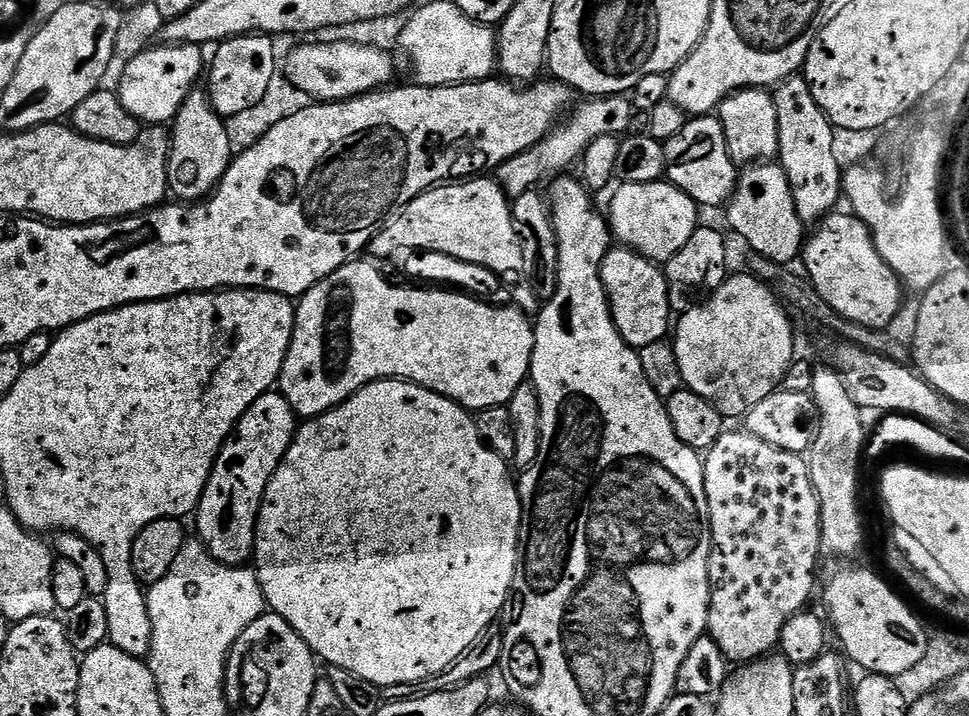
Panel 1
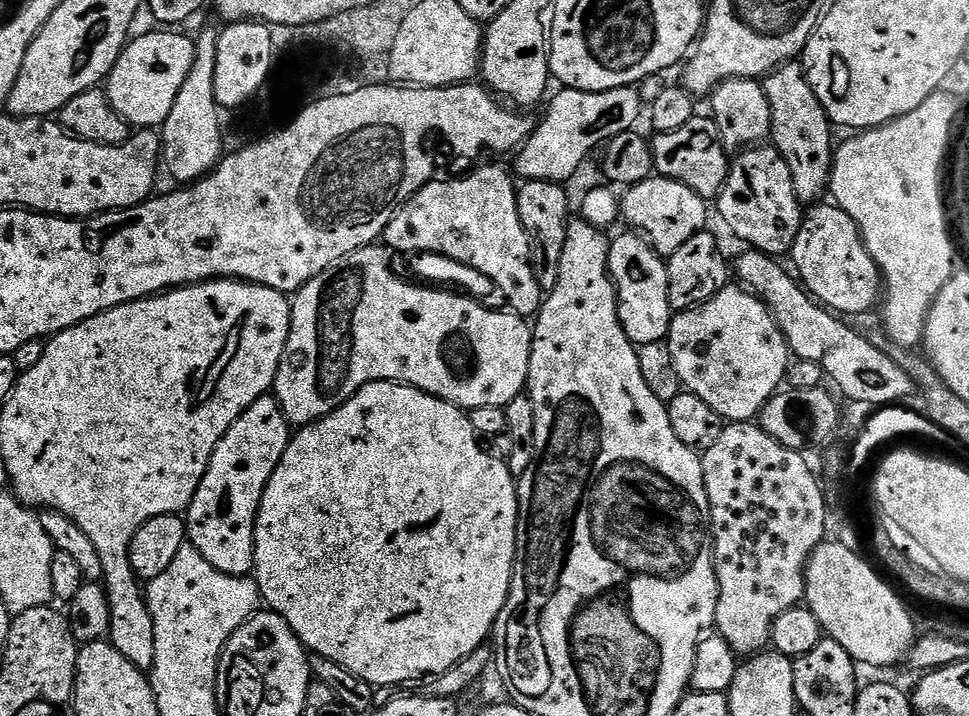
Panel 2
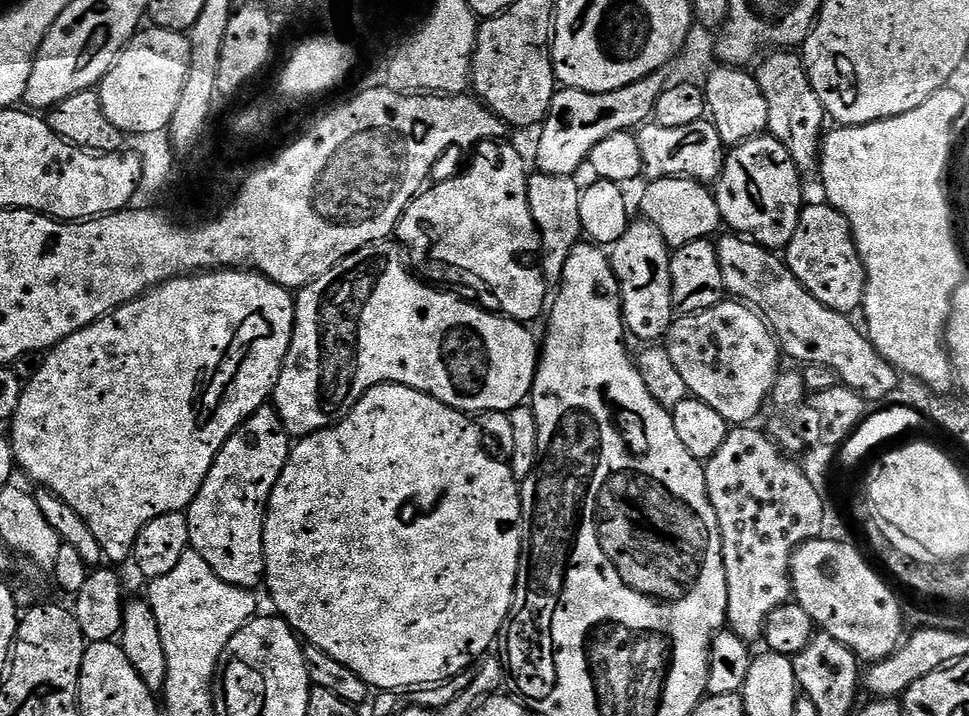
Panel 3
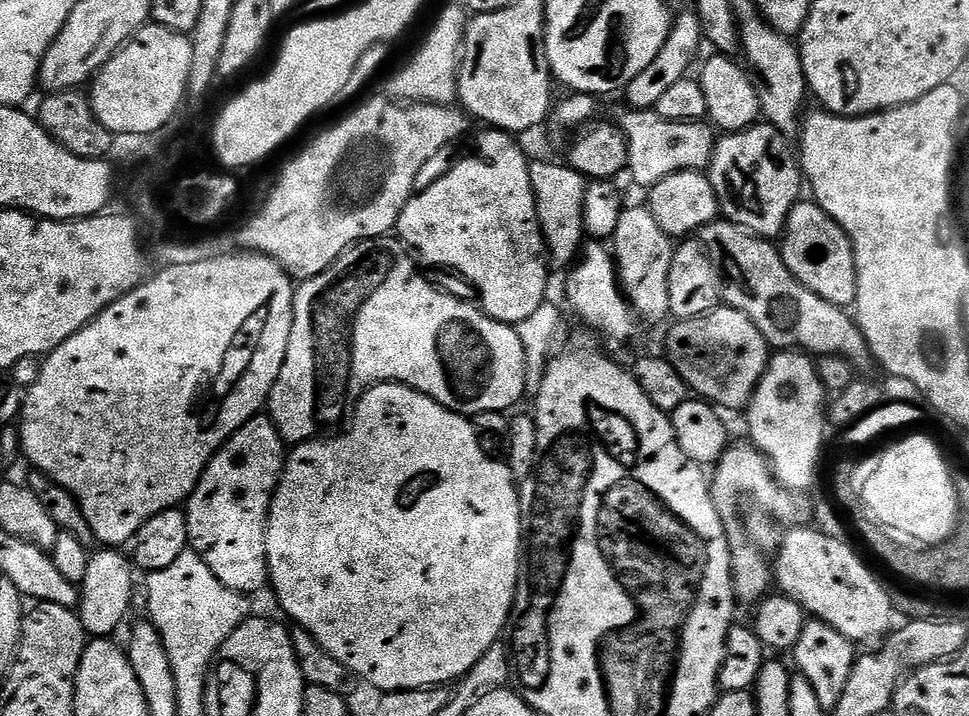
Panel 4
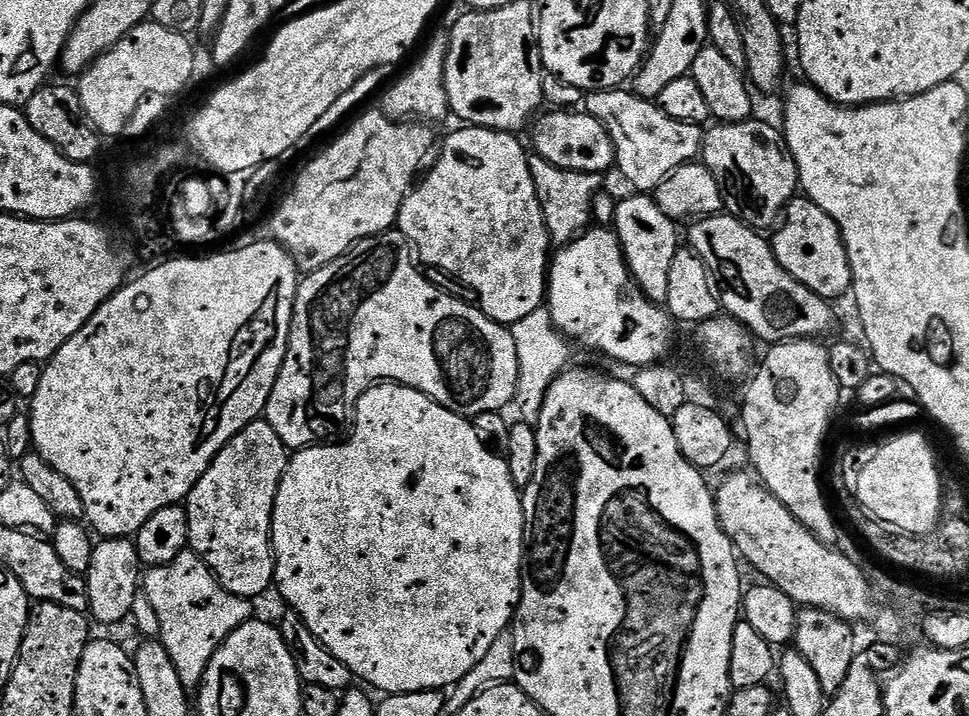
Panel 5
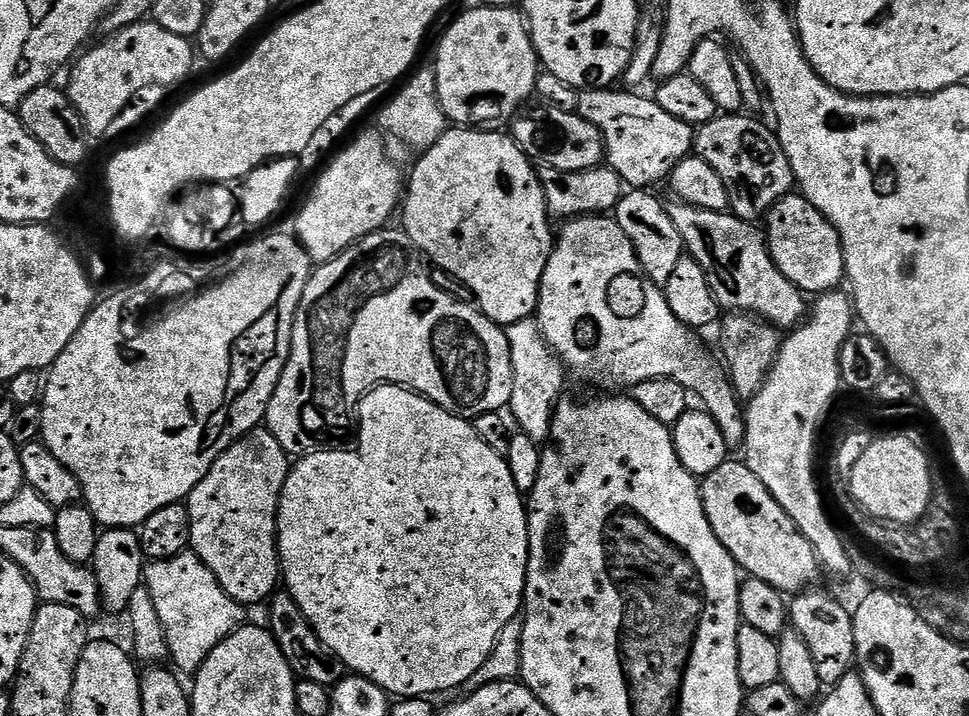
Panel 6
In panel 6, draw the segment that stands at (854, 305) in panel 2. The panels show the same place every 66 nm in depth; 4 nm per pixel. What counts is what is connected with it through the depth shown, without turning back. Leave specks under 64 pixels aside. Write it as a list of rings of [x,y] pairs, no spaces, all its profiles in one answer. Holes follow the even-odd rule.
[[[789,194],[779,200],[768,213],[767,224],[766,239],[772,261],[801,292],[823,294],[845,283],[844,247],[838,230],[803,194]]]

